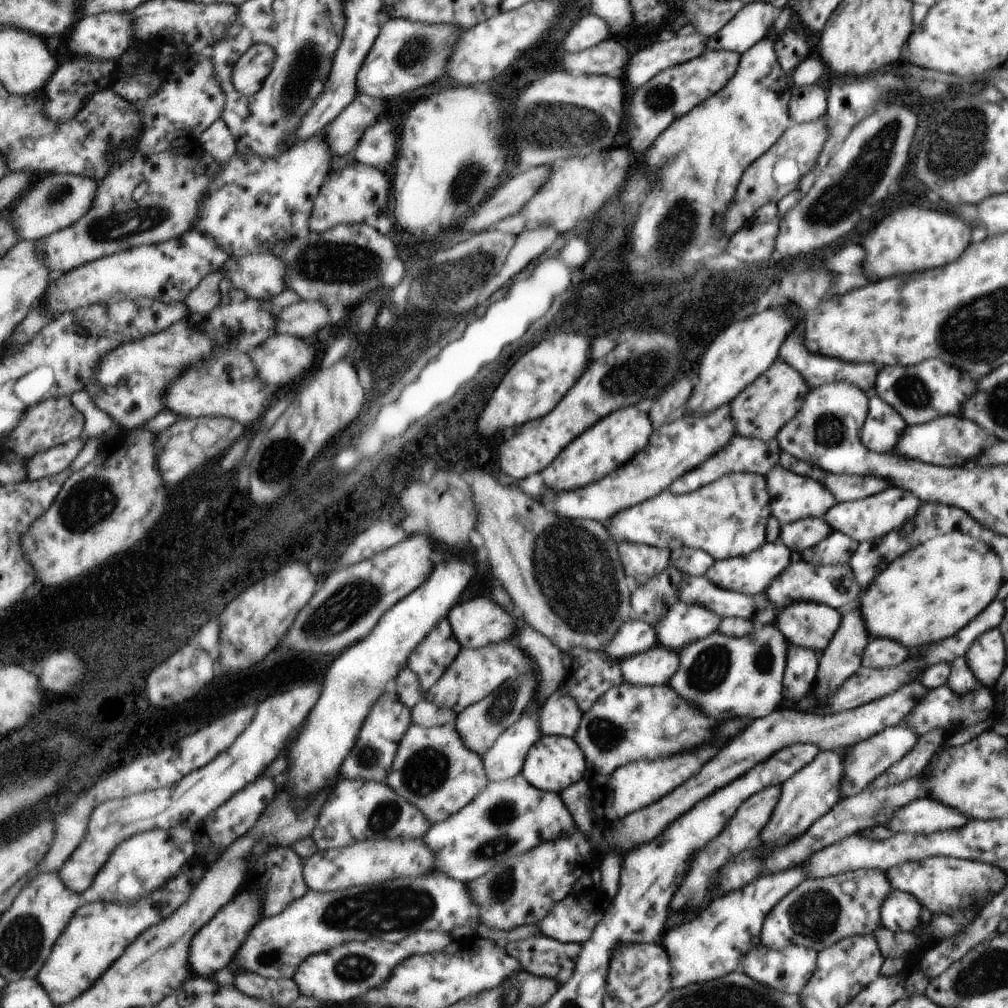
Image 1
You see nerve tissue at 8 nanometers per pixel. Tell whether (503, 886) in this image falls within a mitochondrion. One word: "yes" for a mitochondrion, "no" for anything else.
yes

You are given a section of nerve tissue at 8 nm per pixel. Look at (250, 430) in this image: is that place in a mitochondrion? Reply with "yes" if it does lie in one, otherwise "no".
no

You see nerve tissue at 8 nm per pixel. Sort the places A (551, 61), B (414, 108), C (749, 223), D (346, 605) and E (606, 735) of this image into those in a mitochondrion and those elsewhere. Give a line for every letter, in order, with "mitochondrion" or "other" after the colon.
A: other
B: other
C: other
D: mitochondrion
E: mitochondrion

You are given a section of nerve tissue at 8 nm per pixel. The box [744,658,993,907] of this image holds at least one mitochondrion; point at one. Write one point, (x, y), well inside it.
(878, 810)

